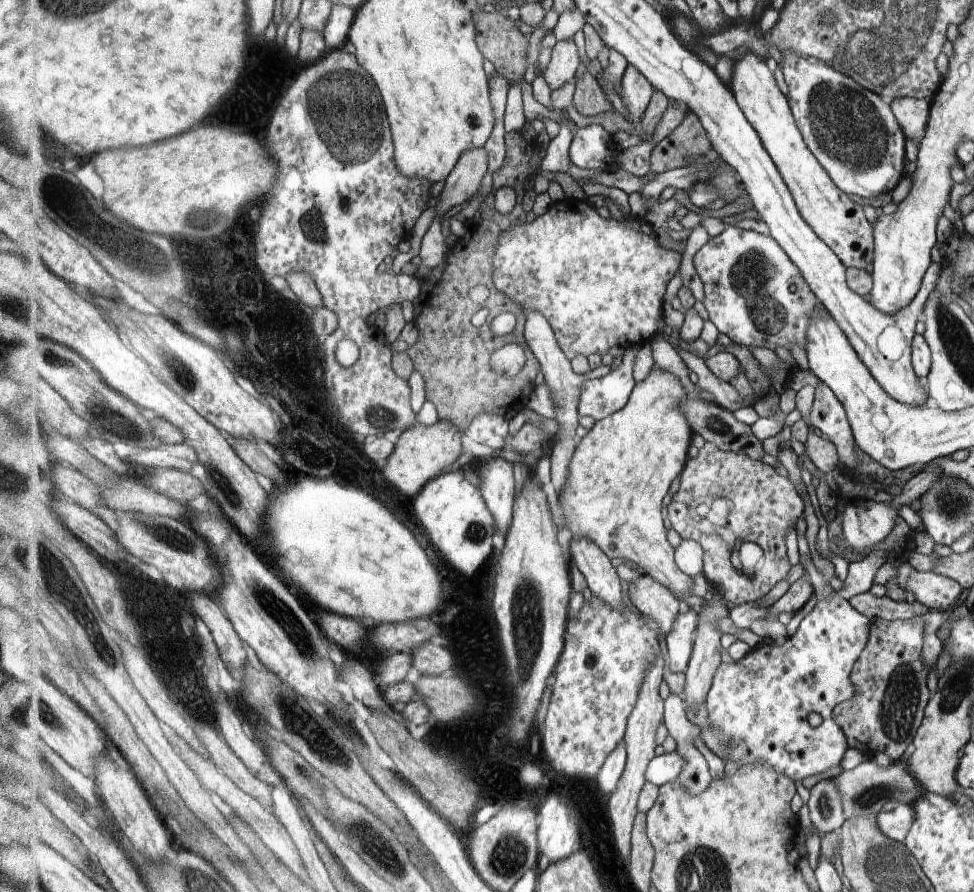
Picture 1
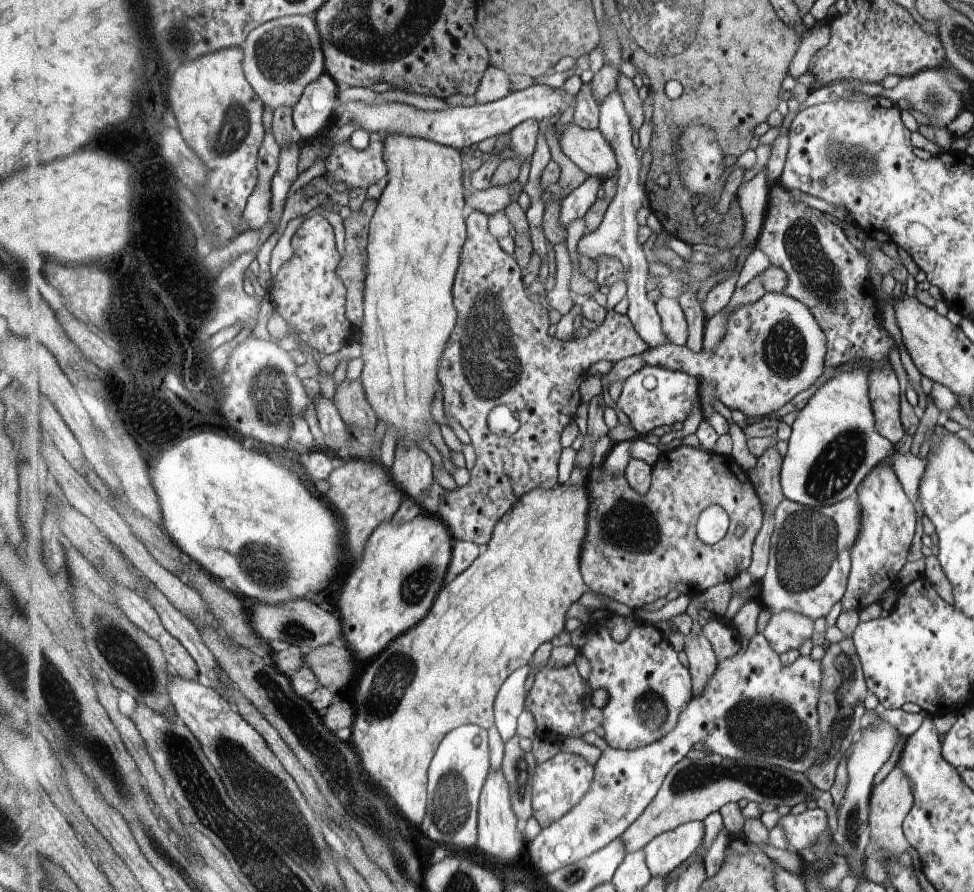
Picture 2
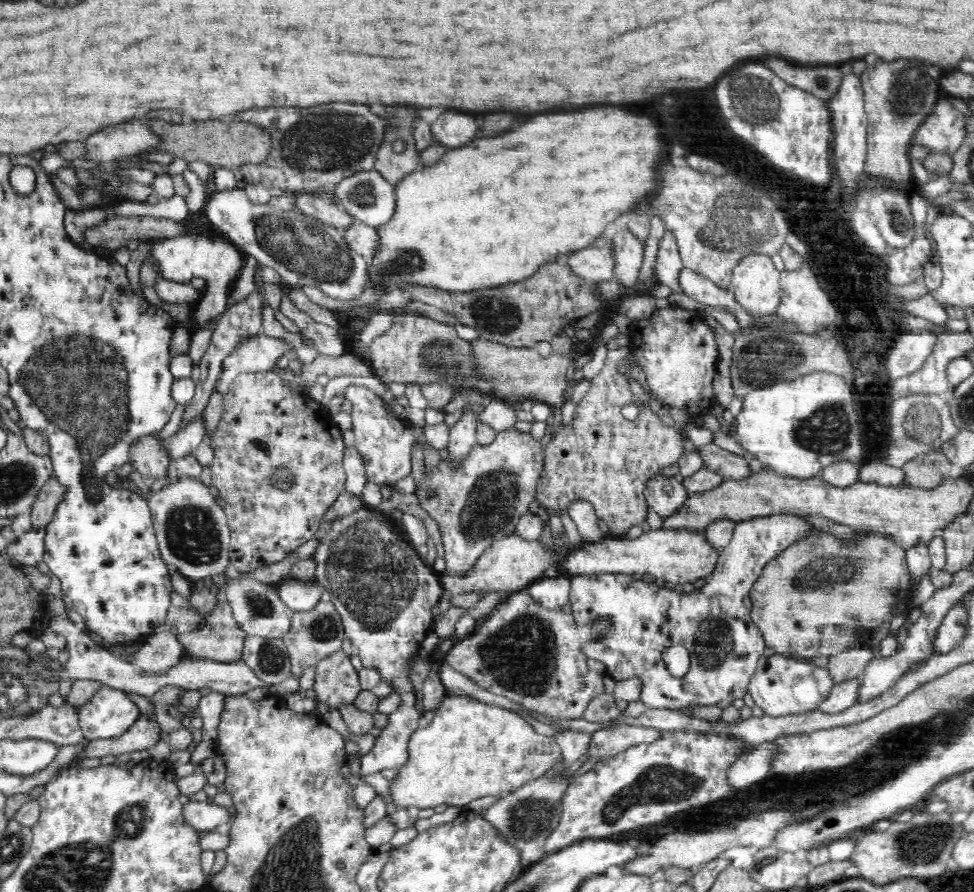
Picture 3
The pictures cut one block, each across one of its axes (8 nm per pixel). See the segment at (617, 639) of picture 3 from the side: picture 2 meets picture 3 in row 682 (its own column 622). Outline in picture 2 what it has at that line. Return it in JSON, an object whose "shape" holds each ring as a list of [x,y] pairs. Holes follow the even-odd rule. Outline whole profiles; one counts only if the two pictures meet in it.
{"shape":[[[636,616],[634,629],[627,640],[616,641],[611,631],[600,623],[587,623],[588,638],[580,652],[591,664],[589,680],[593,689],[604,688],[608,693],[608,702],[601,708],[604,716],[603,729],[605,740],[611,747],[618,749],[638,749],[658,741],[677,726],[680,714],[694,697],[692,674],[685,668],[671,648],[666,634],[650,620]]]}

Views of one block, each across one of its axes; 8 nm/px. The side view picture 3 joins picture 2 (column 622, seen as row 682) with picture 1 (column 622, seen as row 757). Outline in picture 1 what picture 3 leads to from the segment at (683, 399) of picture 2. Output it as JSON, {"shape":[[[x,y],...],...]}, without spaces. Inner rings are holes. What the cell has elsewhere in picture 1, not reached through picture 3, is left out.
{"shape":[[[639,346],[625,348],[621,364],[611,374],[585,382],[579,400],[581,417],[589,416],[599,421],[627,406],[629,396],[635,388],[633,365],[639,348]]]}

